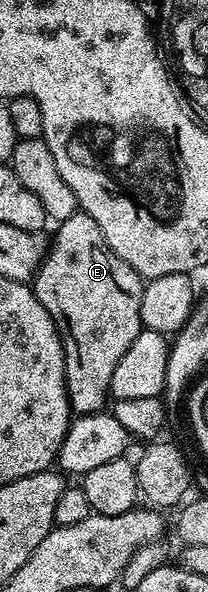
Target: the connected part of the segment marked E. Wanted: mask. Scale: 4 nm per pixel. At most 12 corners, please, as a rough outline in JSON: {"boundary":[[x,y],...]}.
{"boundary":[[77,211],[30,284],[73,414],[109,404],[145,282]]}

